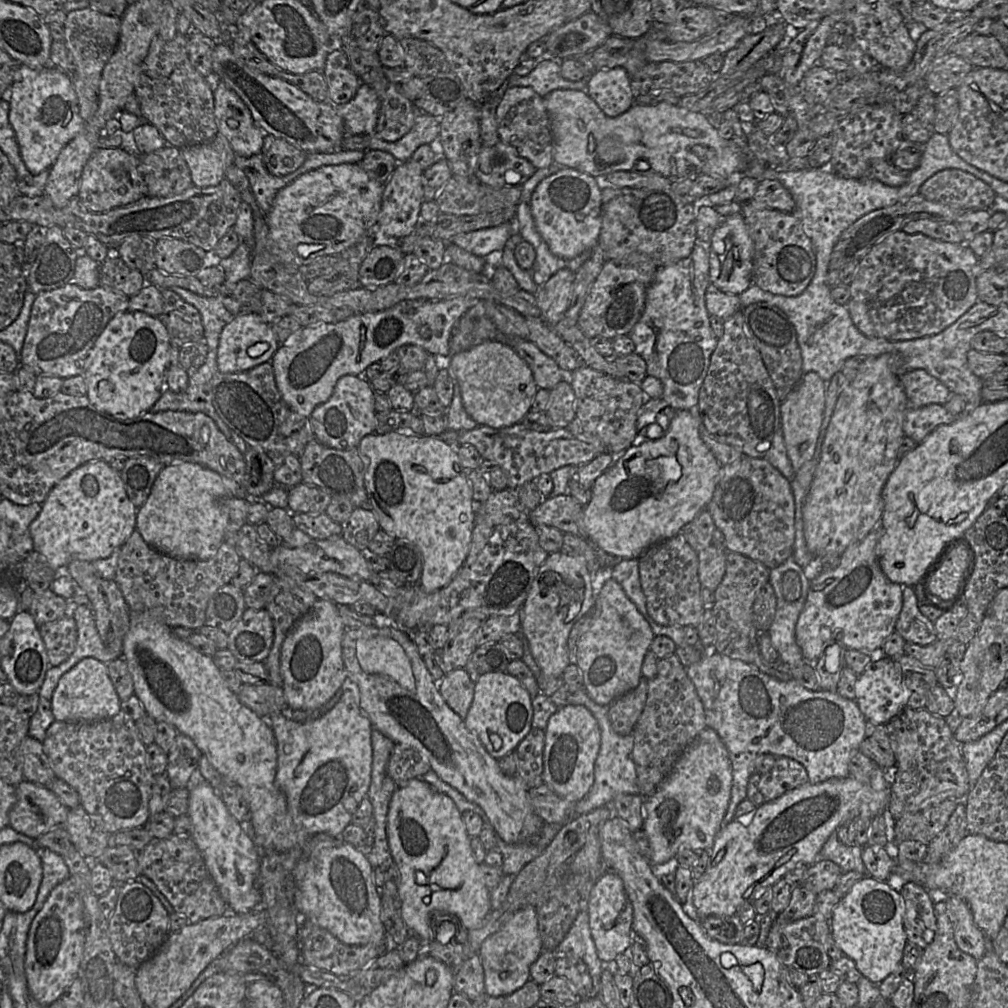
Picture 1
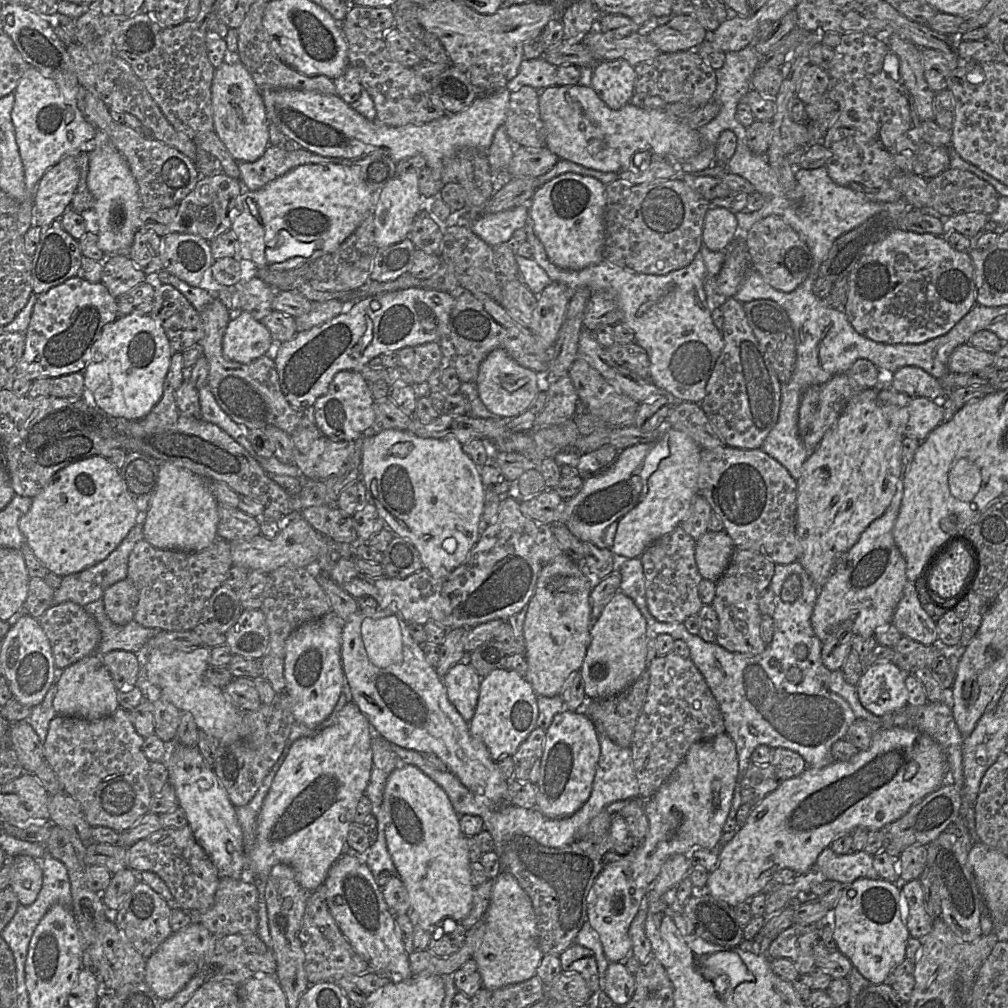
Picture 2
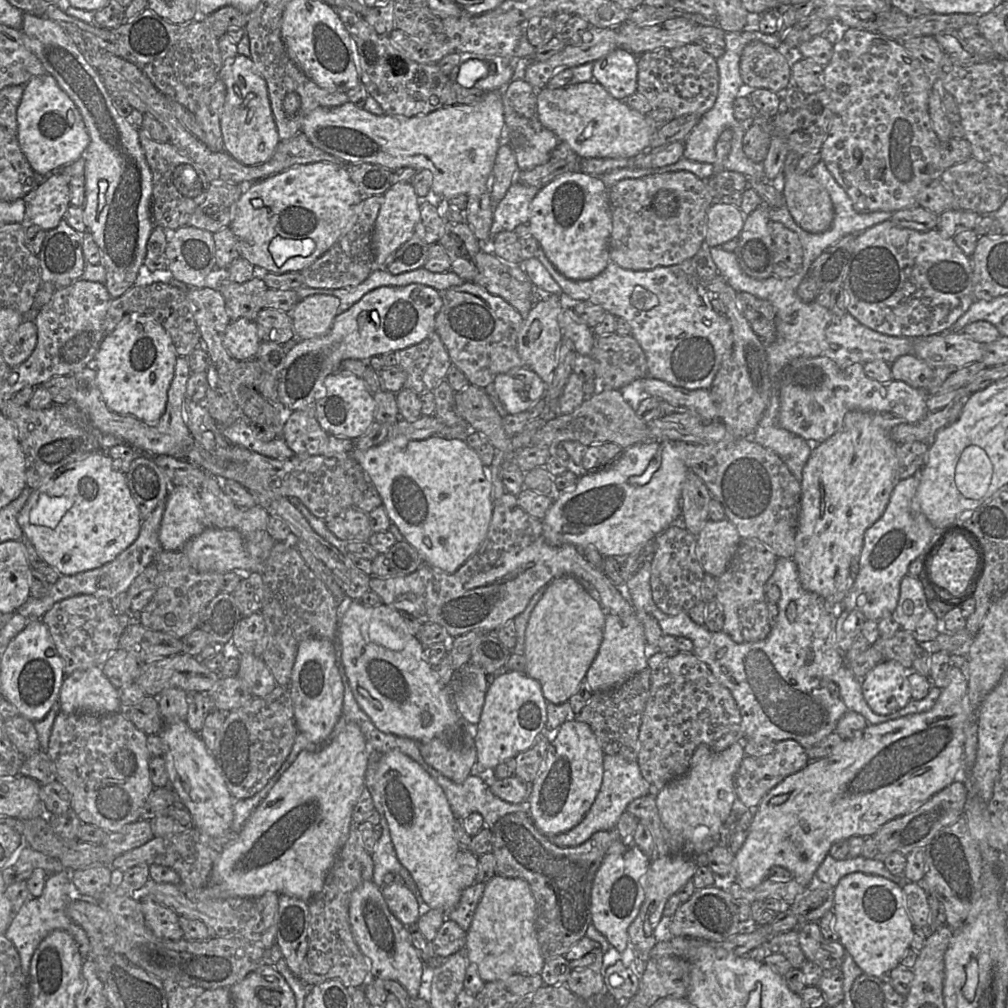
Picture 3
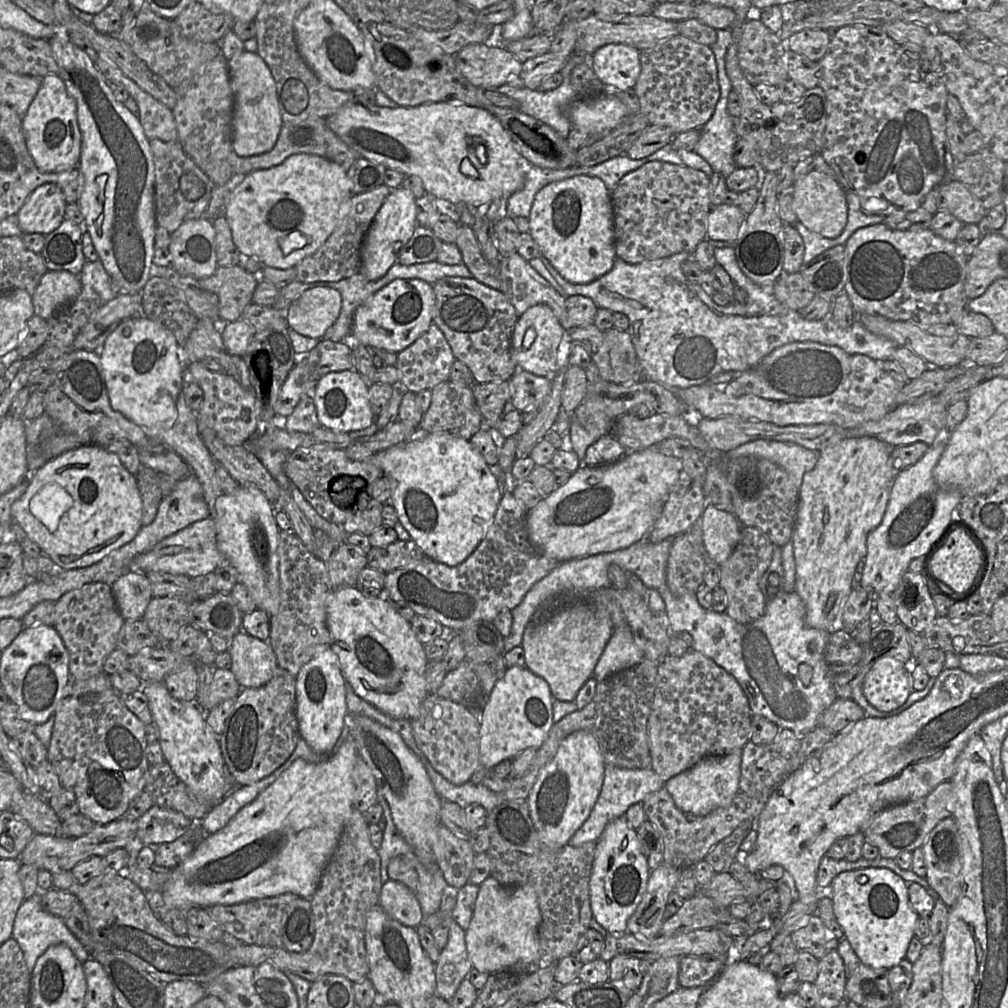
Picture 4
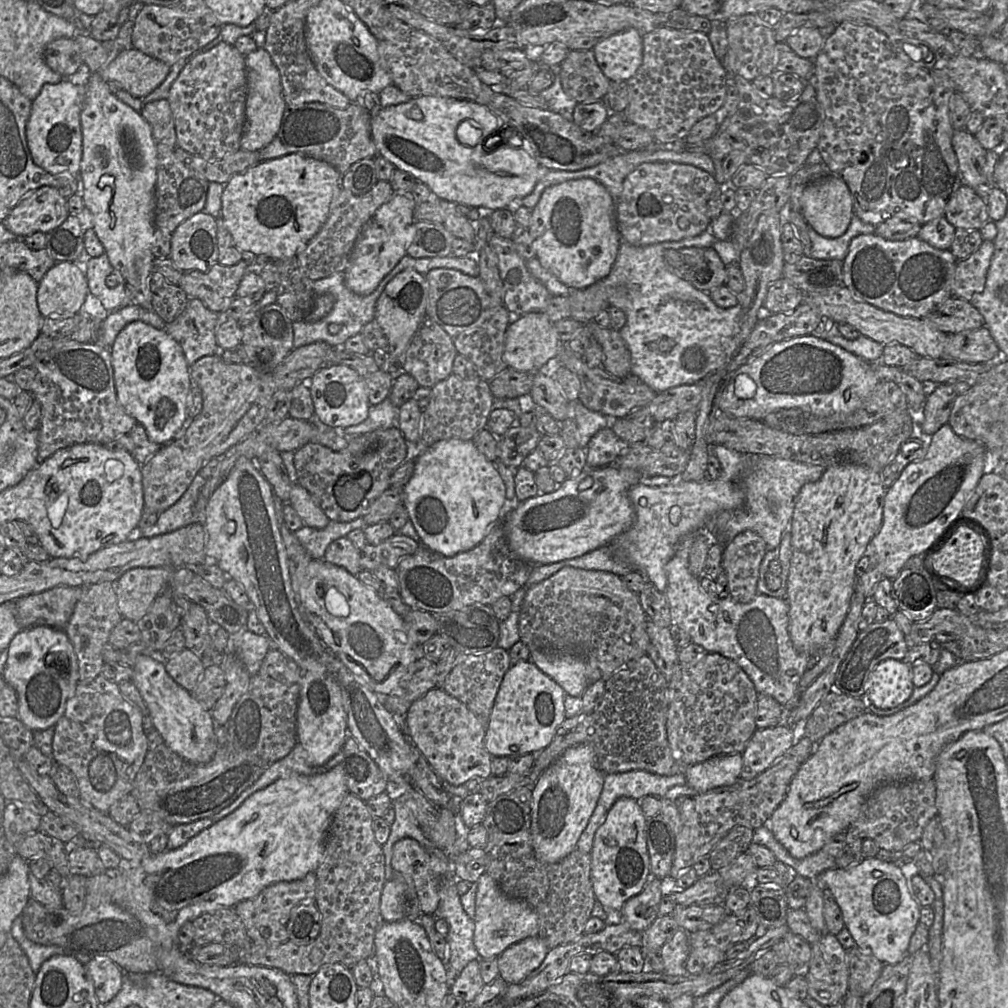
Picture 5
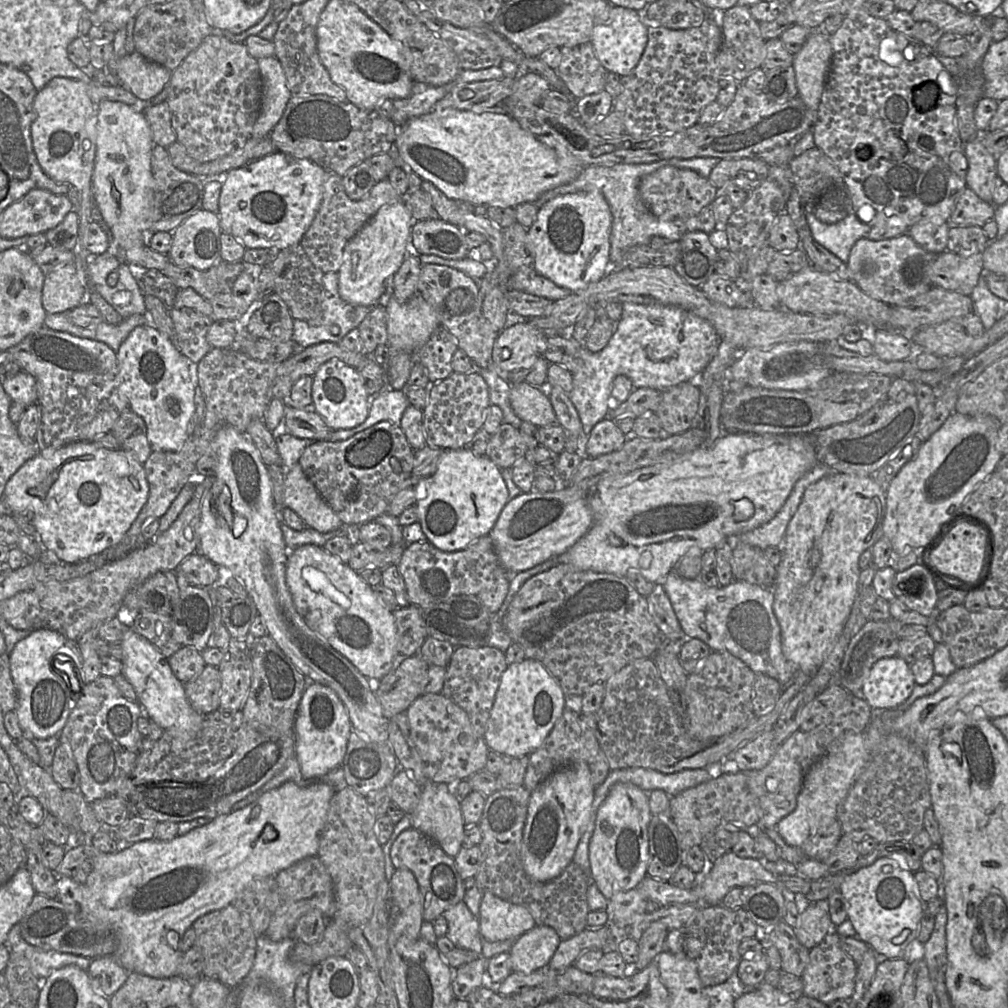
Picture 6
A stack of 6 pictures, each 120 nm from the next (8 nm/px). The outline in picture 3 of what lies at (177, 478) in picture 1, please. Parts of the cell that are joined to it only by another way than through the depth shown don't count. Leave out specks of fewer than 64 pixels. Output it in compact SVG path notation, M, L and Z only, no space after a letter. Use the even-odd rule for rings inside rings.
M172 486L159 530L163 551L181 550L187 541L210 527L199 491L187 486Z

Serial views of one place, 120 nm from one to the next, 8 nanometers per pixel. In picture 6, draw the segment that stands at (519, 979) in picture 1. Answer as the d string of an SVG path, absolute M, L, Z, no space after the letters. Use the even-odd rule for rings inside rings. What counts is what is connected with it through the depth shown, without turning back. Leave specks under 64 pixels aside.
M489 891L482 893L478 919L480 935L489 942L516 940L536 925L527 908Z

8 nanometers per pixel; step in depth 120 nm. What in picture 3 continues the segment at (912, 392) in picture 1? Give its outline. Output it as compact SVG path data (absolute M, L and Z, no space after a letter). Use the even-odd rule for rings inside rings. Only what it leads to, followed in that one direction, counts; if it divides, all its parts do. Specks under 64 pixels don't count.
M914 354L900 356L891 365L891 370L893 380L919 390L926 390L934 376L934 369Z

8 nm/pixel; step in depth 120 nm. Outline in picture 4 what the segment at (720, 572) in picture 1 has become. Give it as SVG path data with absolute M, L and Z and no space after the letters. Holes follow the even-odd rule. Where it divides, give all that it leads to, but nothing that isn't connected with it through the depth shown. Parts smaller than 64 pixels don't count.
M707 505L701 516L704 554L721 565L739 542L741 524L734 514Z

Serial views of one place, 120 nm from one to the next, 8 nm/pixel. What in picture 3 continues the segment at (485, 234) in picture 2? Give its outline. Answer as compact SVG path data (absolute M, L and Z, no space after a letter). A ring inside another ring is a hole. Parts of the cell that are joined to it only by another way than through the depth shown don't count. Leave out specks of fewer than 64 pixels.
M514 181L501 201L494 205L491 238L502 231L514 231L522 223L529 221L530 203L539 188Z

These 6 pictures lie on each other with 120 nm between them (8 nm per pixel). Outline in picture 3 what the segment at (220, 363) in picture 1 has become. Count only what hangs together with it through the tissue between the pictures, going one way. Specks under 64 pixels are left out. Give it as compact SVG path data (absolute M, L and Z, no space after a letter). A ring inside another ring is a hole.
M240 318L231 321L224 335L224 346L228 353L238 361L255 358L261 339L254 321Z

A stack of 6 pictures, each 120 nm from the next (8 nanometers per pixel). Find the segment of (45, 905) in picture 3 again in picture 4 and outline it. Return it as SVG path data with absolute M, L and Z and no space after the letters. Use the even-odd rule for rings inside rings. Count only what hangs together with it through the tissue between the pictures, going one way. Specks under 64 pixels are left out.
M40 891L35 893L30 898L24 898L14 919L11 938L18 943L20 949L22 950L27 969L30 973L34 969L37 959L51 945L66 945L68 948L70 948L74 956L81 964L90 958L89 953L70 932L68 927L64 924L63 919L52 915L43 907Z

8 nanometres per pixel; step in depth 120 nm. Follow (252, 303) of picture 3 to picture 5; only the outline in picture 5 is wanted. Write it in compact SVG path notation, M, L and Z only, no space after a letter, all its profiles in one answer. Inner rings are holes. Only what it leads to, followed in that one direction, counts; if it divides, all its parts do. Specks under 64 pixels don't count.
M244 260L232 266L216 262L206 273L197 270L184 272L179 286L189 298L201 300L213 312L224 313L236 297L236 290L246 272Z

